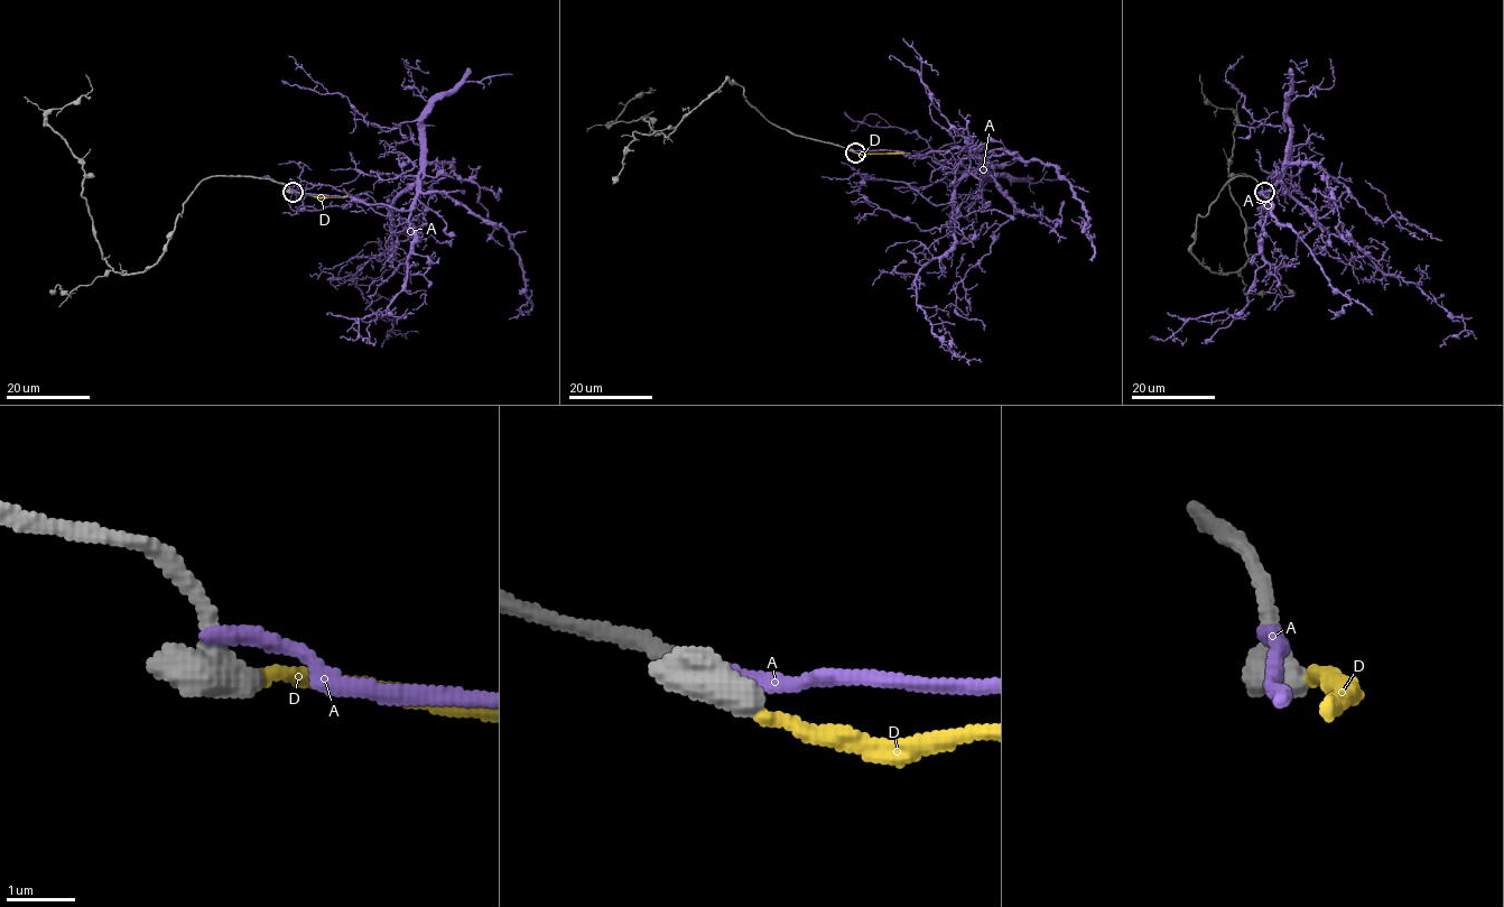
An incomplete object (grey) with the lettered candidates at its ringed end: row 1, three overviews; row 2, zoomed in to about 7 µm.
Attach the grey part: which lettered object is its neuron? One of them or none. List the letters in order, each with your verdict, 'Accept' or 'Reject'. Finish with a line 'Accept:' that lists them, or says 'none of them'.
A: Reject
D: Accept
Accept: D

